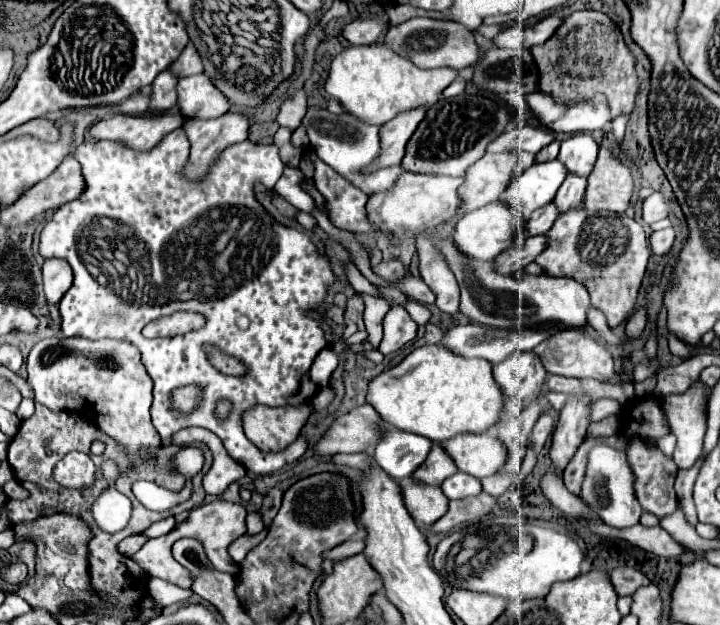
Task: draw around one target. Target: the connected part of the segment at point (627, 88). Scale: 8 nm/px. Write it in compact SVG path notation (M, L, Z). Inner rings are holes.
M582 10L572 12L564 18L558 30L542 46L530 48L534 62L538 66L538 88L554 98L560 104L586 102L596 94L604 94L612 120L620 114L630 114L638 94L638 76L634 70L634 56L624 44L624 38L618 26L604 16L602 12ZM570 60L570 62L568 62ZM558 62L562 66L558 66ZM574 64L574 66L564 66Z

